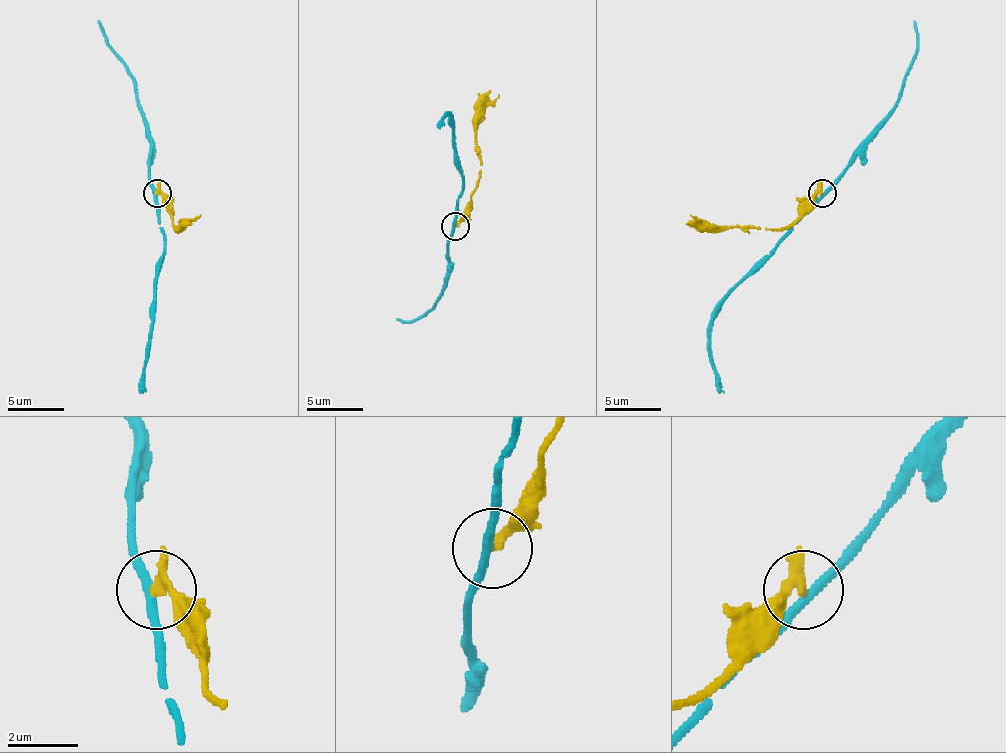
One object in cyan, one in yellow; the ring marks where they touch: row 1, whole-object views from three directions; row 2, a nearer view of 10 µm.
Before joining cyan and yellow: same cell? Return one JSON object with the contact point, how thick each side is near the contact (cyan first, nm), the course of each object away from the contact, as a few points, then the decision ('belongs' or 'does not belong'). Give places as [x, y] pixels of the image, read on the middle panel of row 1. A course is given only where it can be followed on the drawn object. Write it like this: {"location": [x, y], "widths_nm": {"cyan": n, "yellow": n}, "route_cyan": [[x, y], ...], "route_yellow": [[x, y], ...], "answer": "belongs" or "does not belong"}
{"location": [455, 226], "widths_nm": {"cyan": 240, "yellow": 340}, "route_cyan": [[454, 225], [463, 169], [452, 133], [452, 119], [446, 114], [438, 127]], "route_yellow": [[454, 225], [460, 223], [477, 186], [477, 116], [499, 94]], "answer": "does not belong"}

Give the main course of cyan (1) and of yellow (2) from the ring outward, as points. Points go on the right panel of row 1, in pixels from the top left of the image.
1: (821, 193), (729, 294), (715, 316), (709, 333), (709, 361), (717, 386), (723, 392)
2: (821, 193), (782, 230), (712, 227), (689, 216)

